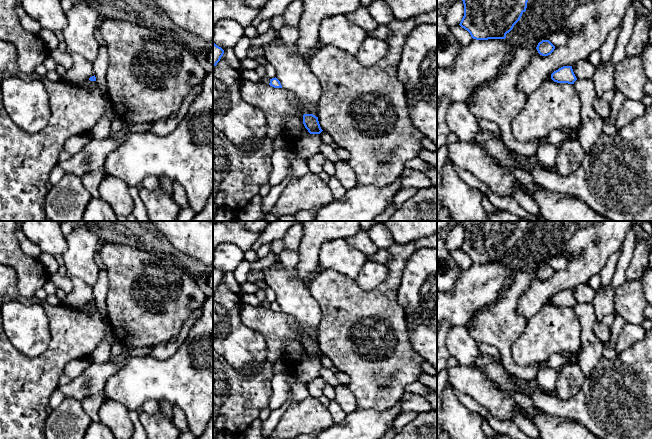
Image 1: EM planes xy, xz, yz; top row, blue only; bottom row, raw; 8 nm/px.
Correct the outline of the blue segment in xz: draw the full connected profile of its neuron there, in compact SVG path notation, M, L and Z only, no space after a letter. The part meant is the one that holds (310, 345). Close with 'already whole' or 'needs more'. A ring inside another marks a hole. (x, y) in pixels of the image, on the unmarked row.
M304 338L303 348L310 358L320 358L323 355L320 351L318 341L313 338Z; already whole

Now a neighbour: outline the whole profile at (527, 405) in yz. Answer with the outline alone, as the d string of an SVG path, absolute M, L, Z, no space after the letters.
M512 390L505 393L514 399L514 401L520 406L526 416L534 416L536 414L537 407L530 397Z

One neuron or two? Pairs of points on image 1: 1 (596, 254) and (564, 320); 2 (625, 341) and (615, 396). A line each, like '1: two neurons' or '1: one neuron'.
1: two neurons
2: two neurons

